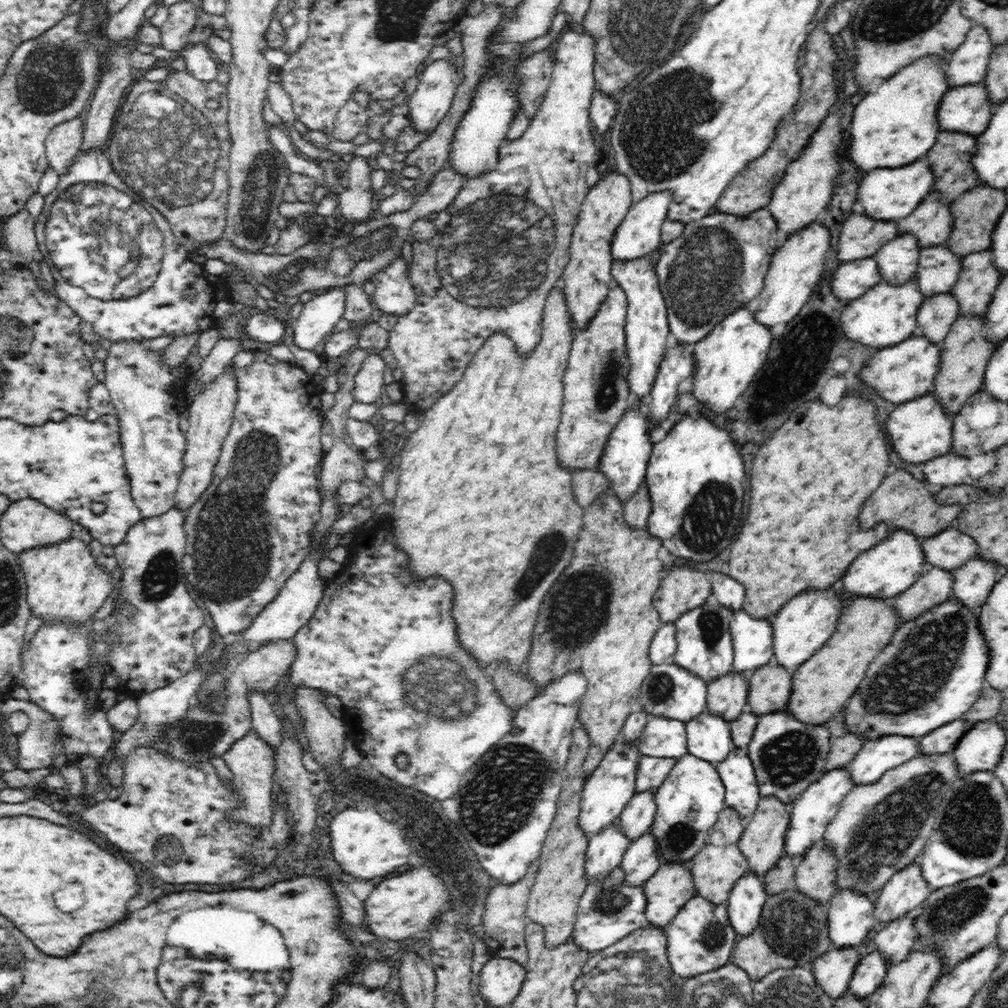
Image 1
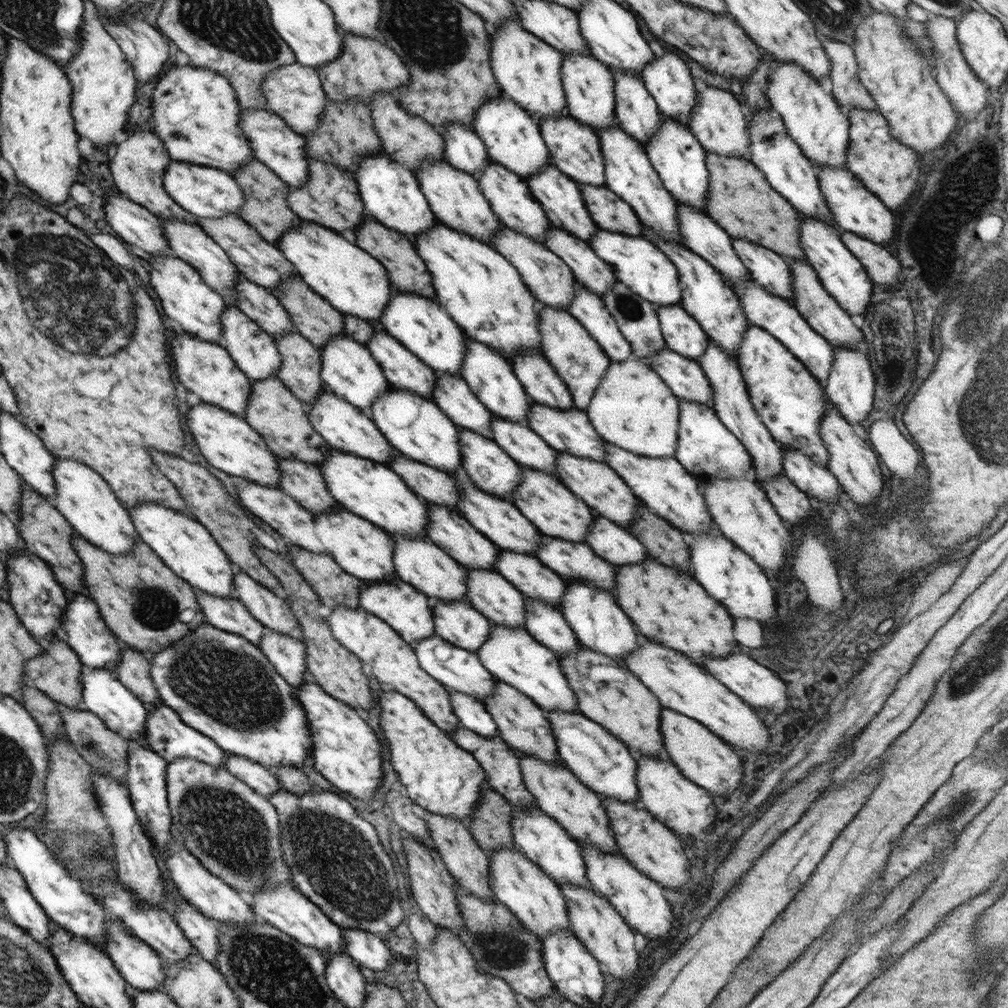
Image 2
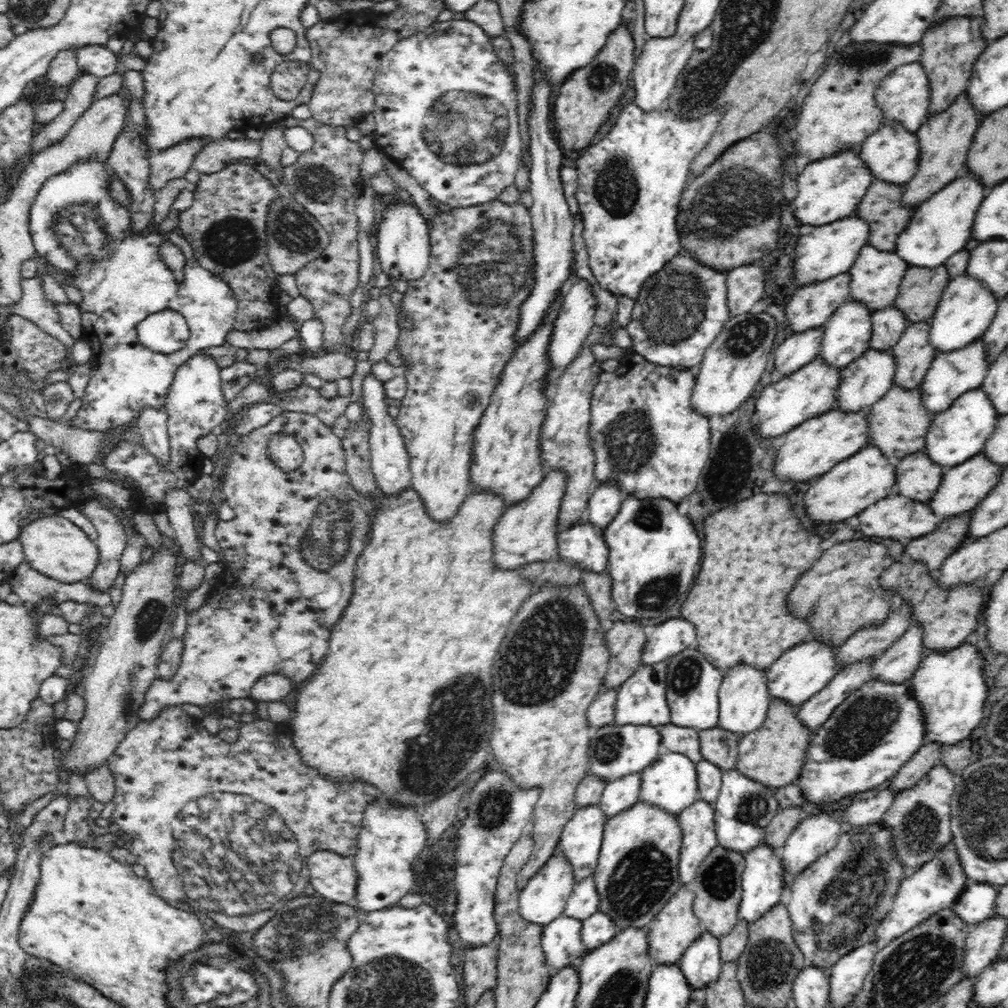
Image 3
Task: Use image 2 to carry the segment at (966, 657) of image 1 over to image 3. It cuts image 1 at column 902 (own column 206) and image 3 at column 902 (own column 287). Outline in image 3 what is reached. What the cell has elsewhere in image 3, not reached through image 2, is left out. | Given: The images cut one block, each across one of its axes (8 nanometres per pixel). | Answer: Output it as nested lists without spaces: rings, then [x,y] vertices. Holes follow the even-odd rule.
[[[872,677],[839,704],[813,733],[796,785],[817,805],[886,785],[925,744],[922,705],[910,691],[911,681],[892,683]]]

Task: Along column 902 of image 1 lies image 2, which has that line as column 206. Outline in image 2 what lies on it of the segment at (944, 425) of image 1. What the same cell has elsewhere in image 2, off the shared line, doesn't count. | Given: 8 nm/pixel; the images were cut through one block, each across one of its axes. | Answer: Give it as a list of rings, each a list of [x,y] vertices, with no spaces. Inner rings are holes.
[[[203,402],[192,405],[186,412],[186,430],[190,430],[198,450],[206,458],[208,464],[214,466],[232,478],[246,479],[260,486],[279,488],[278,456],[267,446],[261,434],[250,427],[248,420],[242,419],[222,407]]]

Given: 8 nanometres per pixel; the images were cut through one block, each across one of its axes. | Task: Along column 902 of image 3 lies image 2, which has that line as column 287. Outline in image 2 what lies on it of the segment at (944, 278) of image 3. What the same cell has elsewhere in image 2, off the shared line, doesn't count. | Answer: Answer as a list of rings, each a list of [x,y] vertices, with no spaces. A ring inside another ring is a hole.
[[[301,277],[284,279],[272,293],[290,315],[295,330],[318,349],[321,349],[333,336],[345,335],[343,314],[325,298],[316,294]]]

